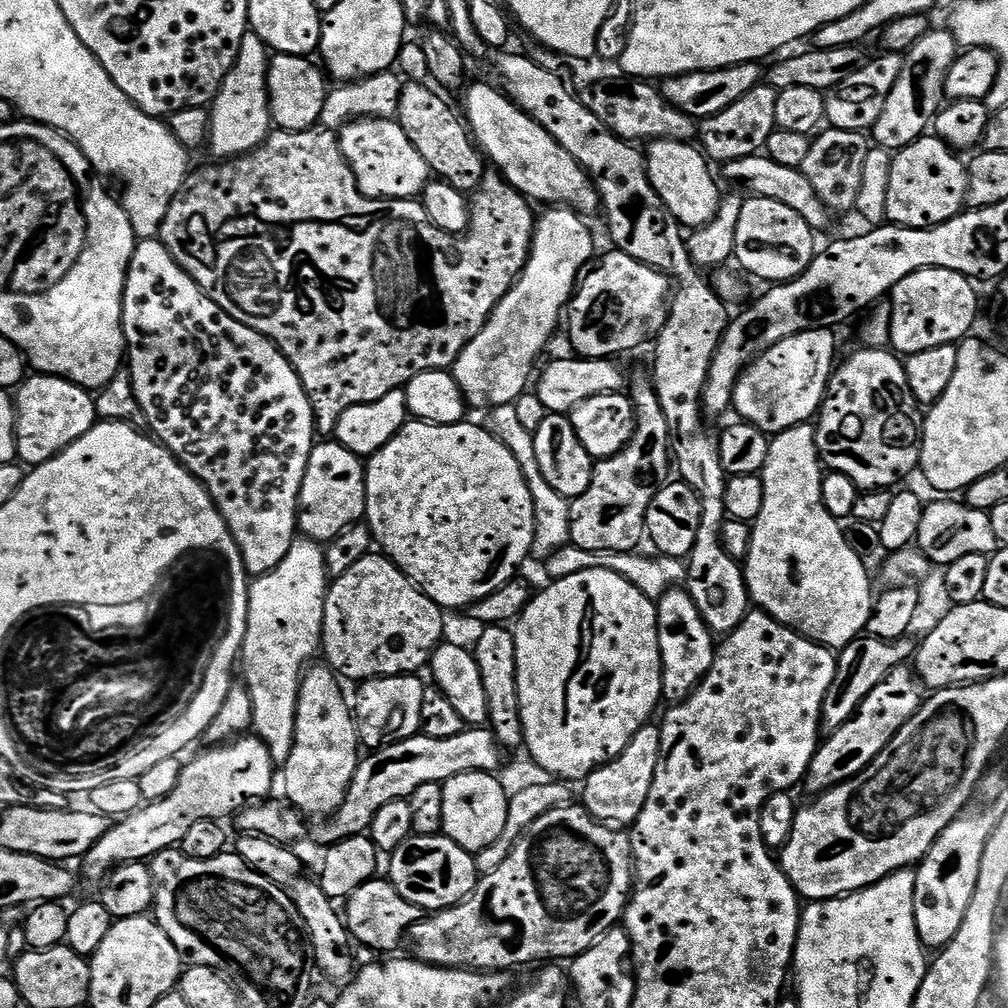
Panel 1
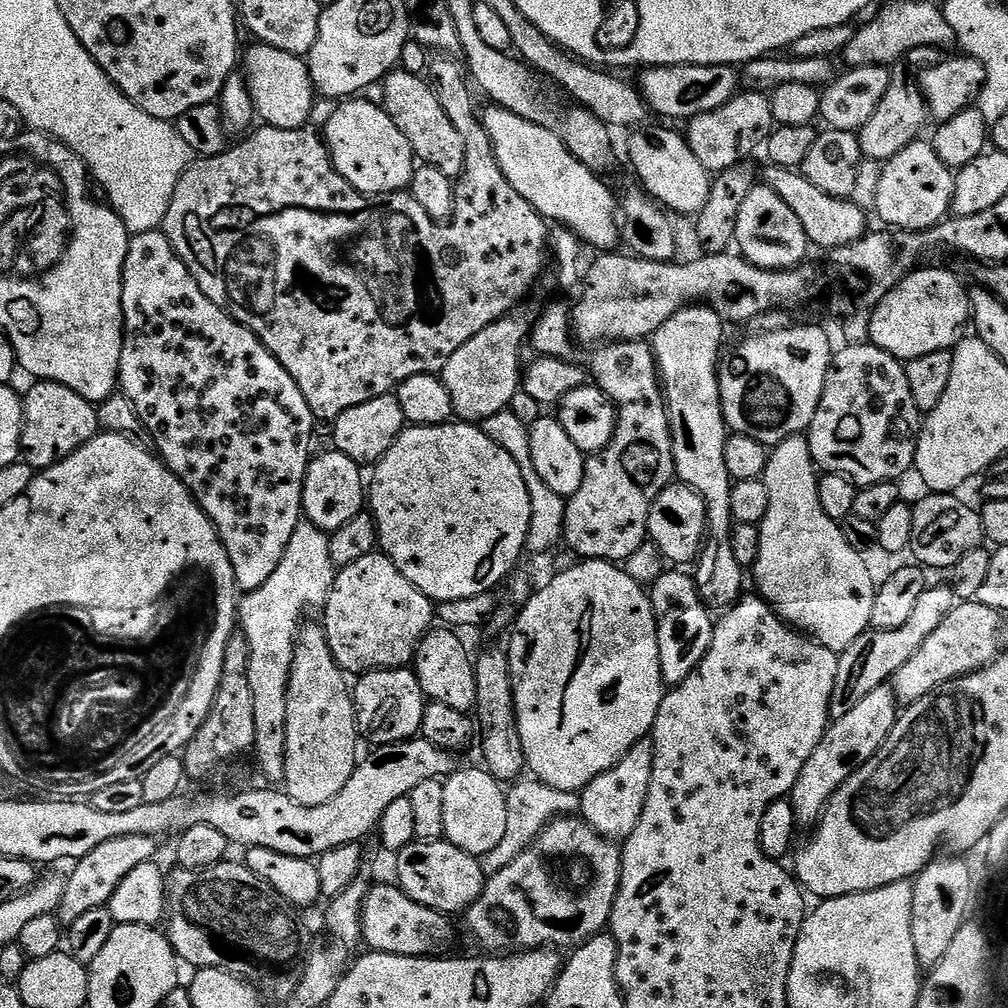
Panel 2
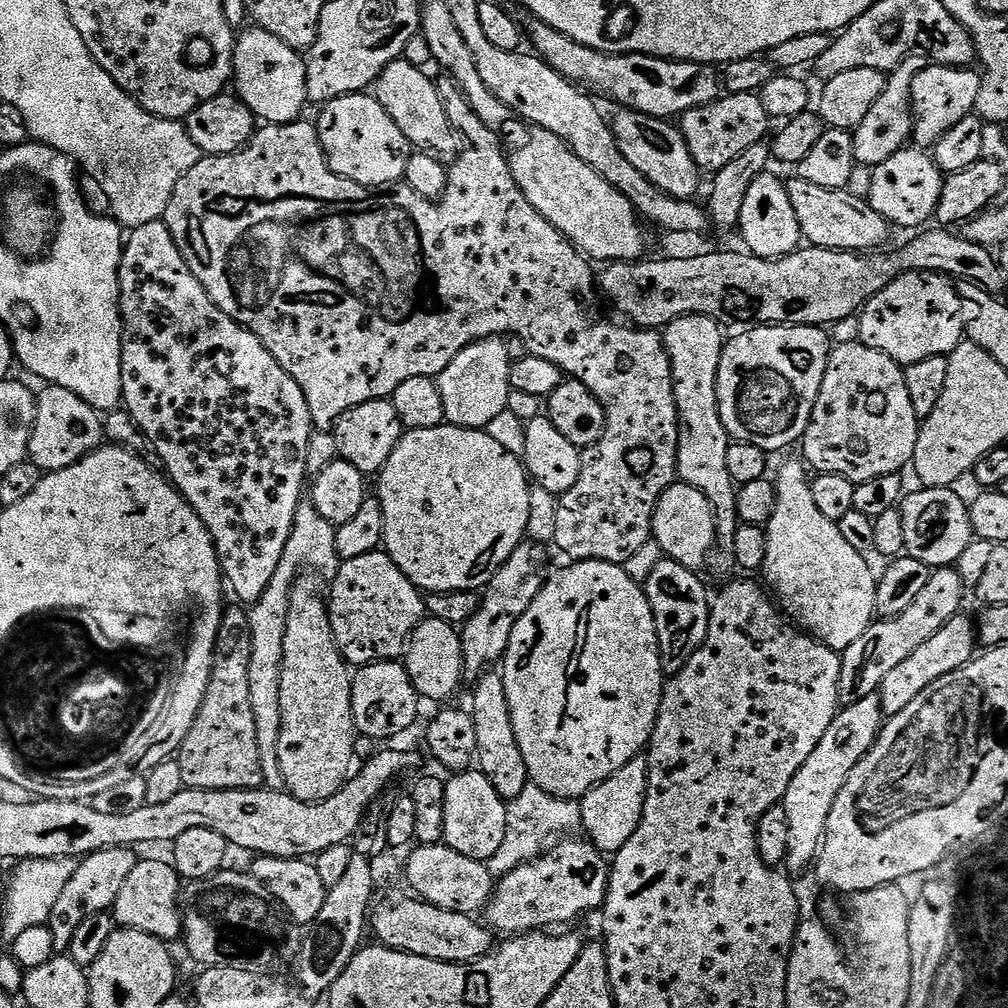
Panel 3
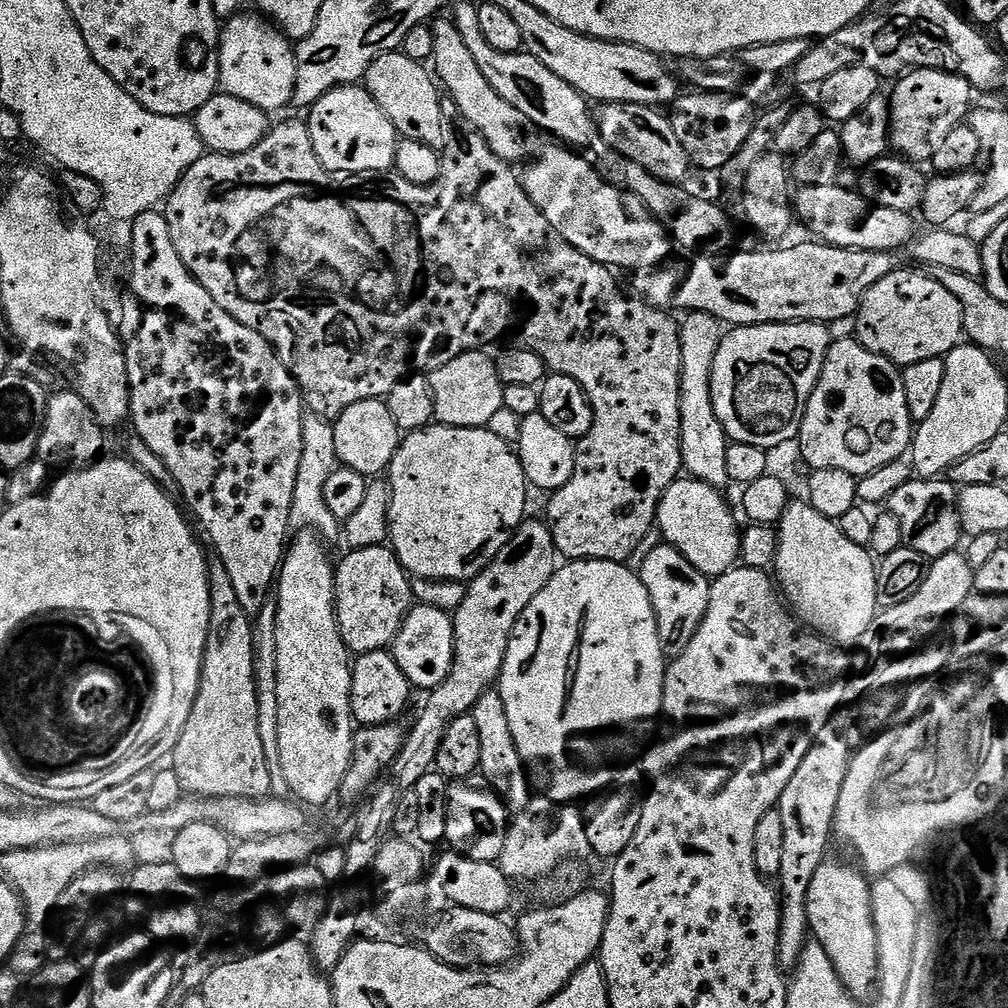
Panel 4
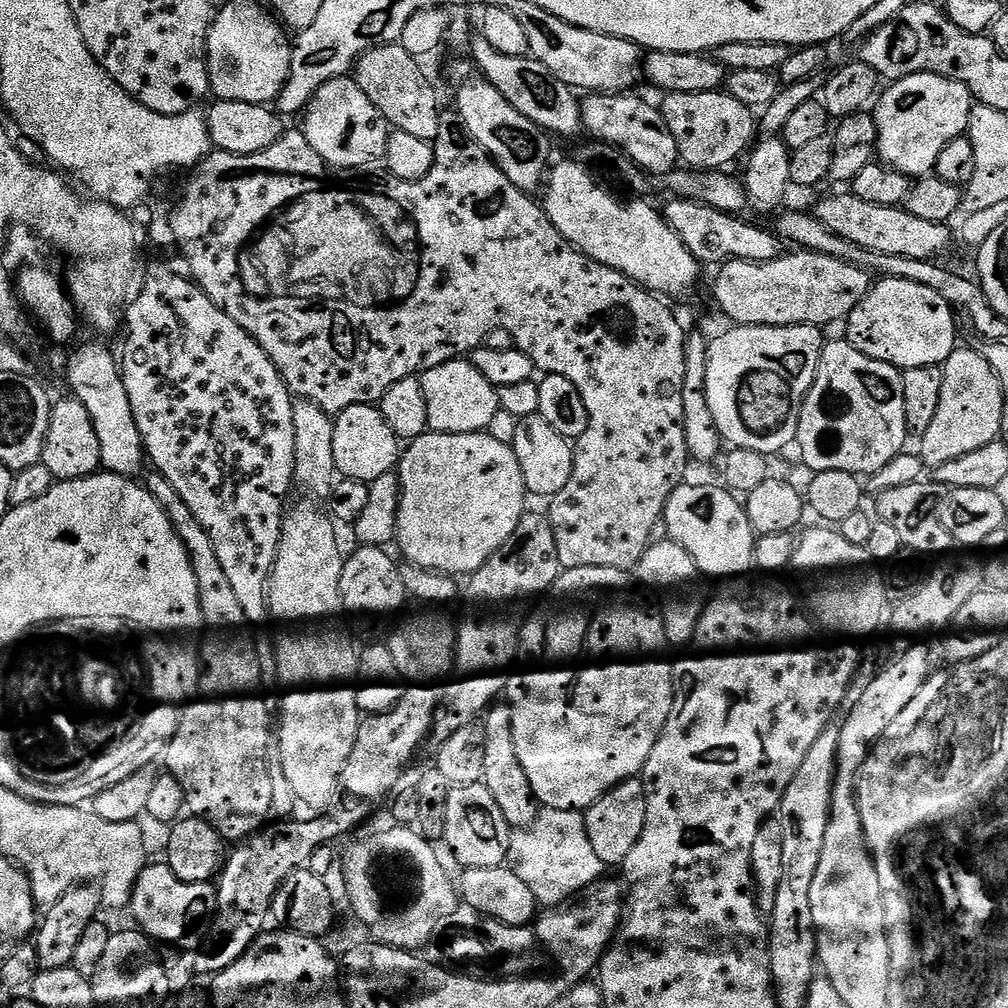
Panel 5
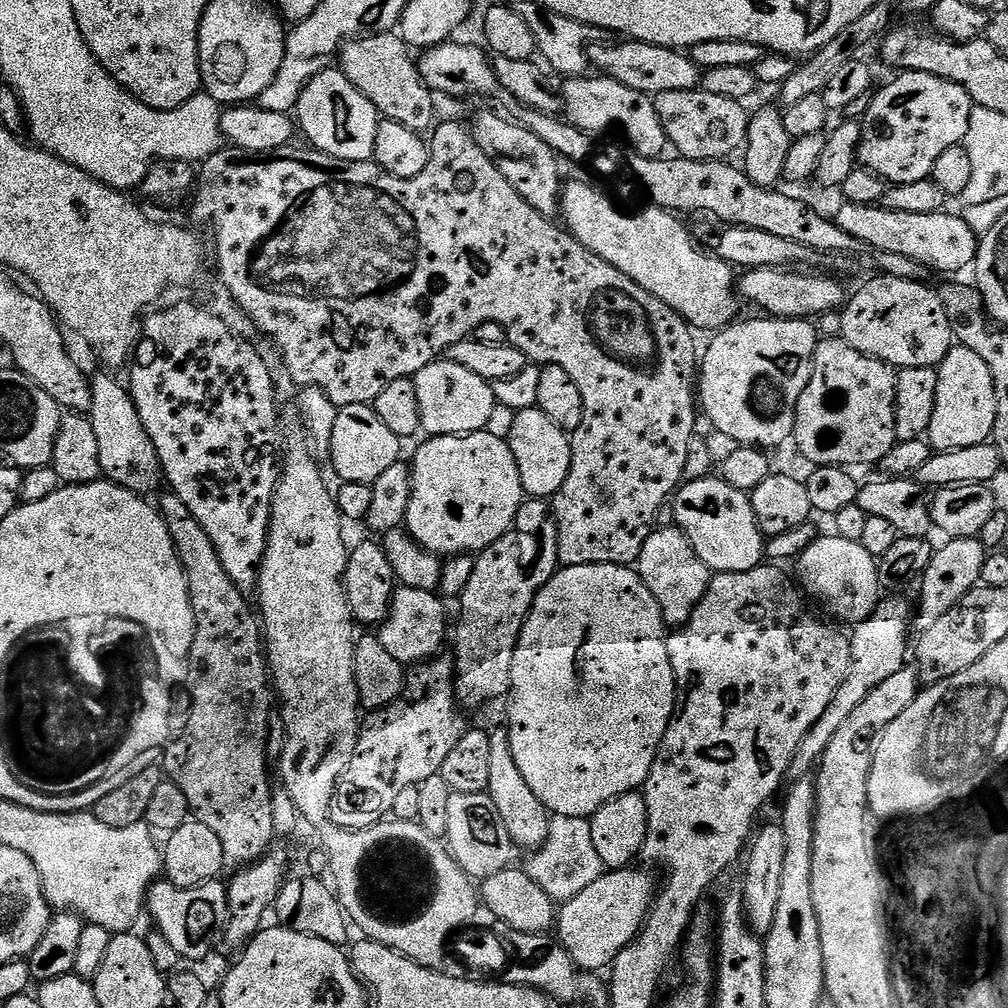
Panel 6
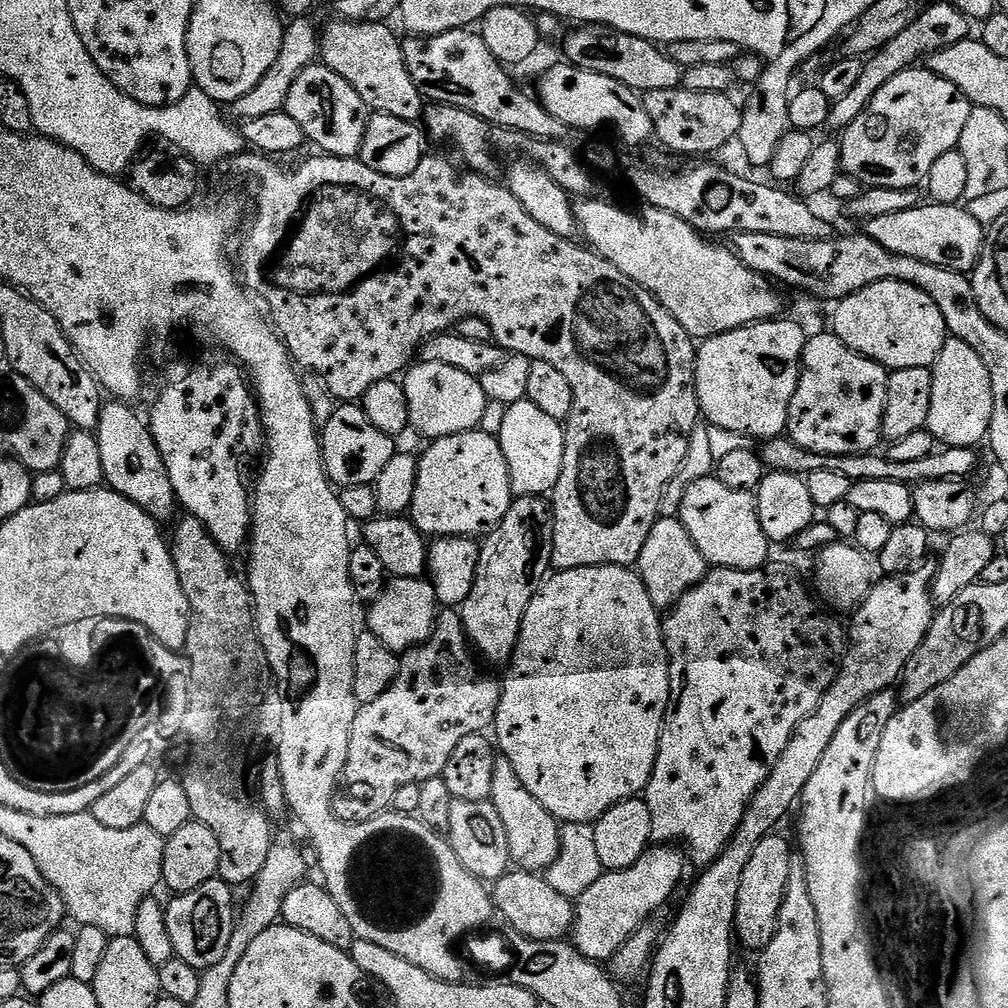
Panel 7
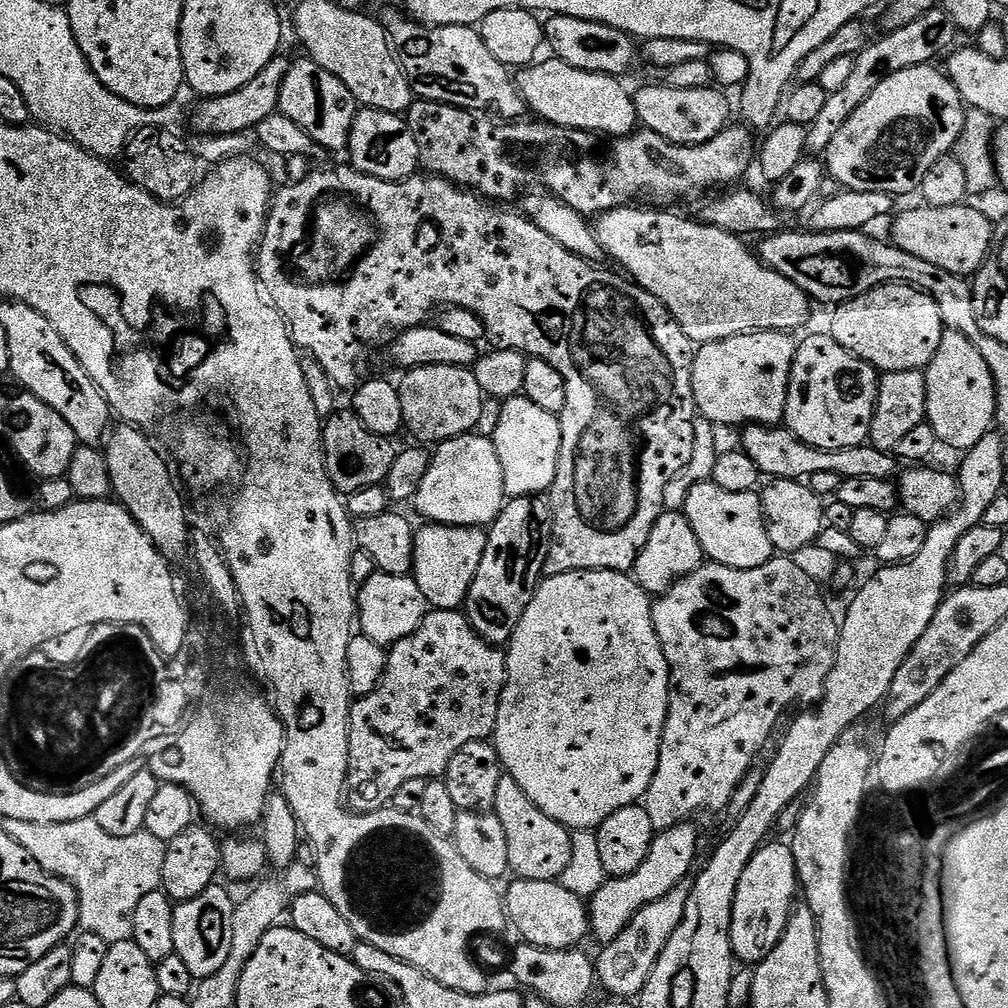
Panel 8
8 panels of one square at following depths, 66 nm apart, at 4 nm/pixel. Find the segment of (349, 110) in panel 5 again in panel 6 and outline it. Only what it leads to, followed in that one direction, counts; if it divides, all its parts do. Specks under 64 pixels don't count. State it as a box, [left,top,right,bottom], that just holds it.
[294,66,382,160]

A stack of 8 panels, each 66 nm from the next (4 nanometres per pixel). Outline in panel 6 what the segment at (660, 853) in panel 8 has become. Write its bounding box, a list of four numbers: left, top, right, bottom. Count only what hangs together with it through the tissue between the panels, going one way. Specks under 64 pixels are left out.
[558,867,658,974]

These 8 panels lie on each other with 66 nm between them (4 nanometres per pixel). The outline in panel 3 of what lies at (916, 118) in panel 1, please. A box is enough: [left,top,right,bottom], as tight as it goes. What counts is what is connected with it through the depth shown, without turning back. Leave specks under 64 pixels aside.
[852,54,930,168]

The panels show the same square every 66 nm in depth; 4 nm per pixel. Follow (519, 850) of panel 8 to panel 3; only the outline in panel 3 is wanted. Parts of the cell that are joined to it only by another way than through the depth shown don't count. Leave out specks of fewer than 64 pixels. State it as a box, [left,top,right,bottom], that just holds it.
[470,670,530,802]

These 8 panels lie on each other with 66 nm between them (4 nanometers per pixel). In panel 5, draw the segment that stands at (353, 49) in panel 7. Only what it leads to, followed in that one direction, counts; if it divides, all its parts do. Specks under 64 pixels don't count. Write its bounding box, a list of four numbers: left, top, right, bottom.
[354,42,442,142]

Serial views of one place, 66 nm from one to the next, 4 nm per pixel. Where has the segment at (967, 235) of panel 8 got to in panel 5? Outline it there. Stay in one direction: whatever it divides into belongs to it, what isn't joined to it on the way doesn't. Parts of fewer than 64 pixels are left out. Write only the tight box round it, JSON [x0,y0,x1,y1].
[814,194,954,260]

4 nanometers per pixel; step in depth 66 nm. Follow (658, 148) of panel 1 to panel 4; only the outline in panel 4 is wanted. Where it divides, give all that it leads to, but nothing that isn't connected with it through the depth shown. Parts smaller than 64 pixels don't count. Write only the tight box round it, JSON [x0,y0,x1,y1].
[596,104,690,184]

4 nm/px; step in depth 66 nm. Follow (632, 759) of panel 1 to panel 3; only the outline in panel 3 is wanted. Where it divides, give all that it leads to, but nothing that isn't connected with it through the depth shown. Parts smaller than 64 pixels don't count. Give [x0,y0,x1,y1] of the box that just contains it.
[580,758,648,854]

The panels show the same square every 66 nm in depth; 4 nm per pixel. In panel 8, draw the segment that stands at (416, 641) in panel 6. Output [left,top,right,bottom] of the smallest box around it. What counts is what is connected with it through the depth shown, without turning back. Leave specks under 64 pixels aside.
[356,571,430,646]

